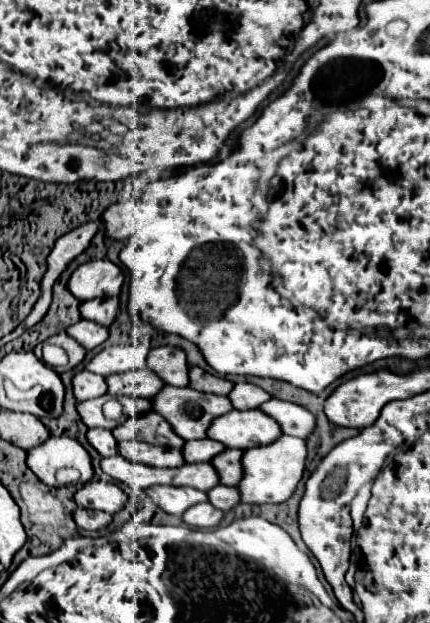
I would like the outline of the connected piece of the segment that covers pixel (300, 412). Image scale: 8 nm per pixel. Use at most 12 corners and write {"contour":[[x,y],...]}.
{"contour":[[271,398],[259,410],[281,432],[305,440],[315,416],[293,402]]}

